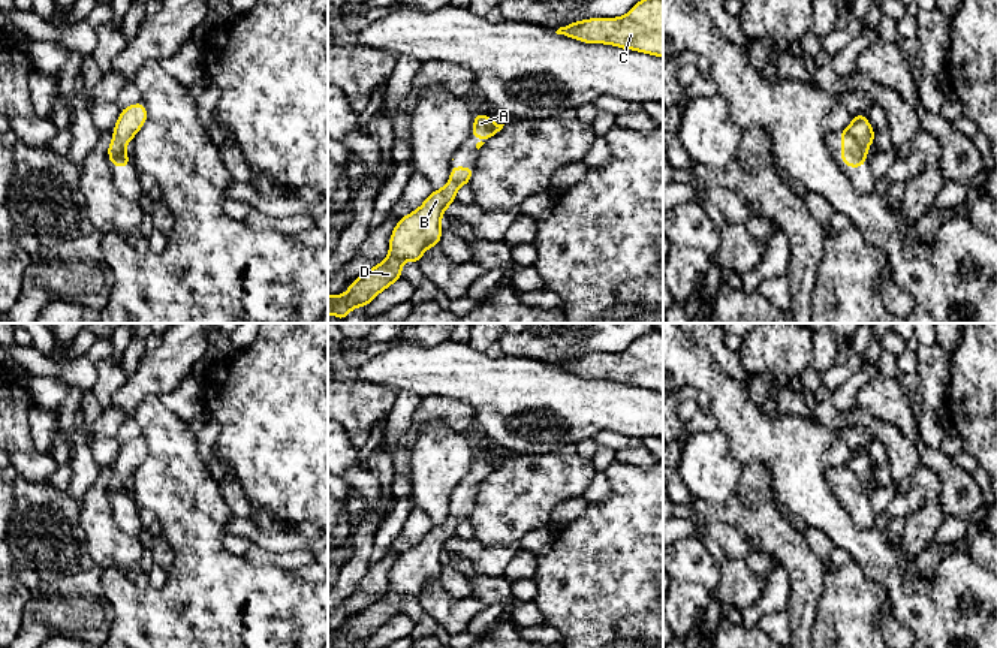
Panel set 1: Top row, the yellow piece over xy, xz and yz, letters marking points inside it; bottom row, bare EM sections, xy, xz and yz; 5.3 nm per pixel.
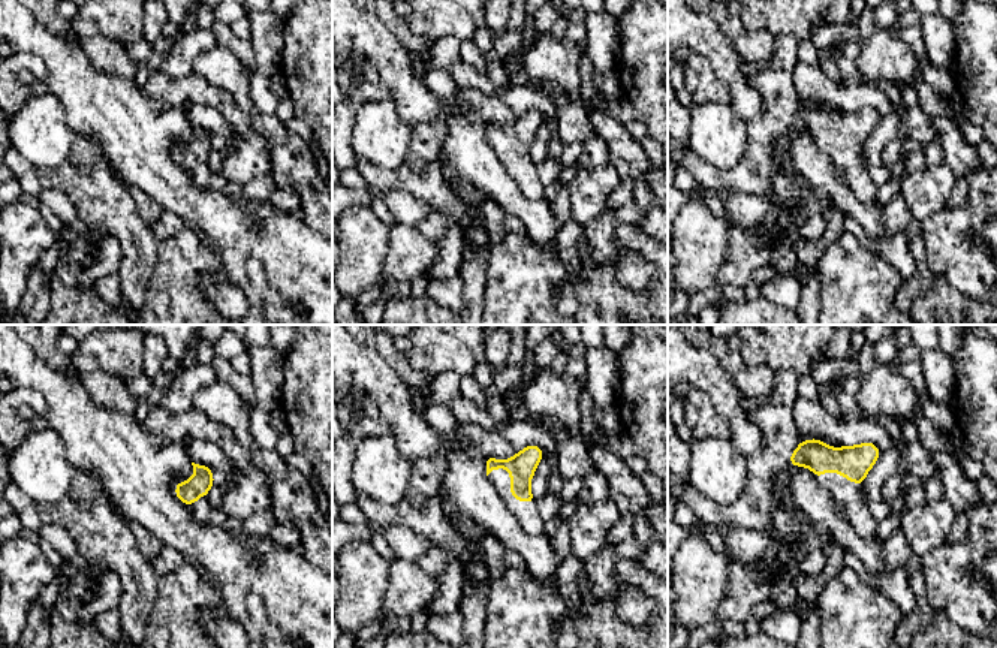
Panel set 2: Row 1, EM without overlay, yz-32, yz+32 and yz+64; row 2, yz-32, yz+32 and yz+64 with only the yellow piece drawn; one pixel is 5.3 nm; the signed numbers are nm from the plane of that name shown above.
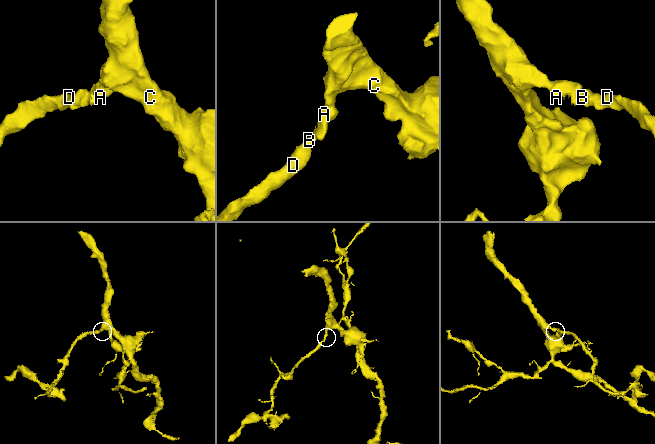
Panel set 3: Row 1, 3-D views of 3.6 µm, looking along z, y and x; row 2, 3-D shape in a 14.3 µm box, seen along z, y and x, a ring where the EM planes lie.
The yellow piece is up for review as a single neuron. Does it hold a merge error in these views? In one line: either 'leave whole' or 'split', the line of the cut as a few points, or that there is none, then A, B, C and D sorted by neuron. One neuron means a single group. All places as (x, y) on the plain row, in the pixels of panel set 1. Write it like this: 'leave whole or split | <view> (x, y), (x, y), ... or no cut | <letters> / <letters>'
leave whole | no cut | A B C D

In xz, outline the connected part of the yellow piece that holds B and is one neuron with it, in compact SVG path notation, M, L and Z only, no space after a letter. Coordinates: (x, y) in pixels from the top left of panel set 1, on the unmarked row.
M452 501L449 518L425 534L413 548L398 554L389 575L389 591L365 609L359 611L344 630L328 630L328 648L350 648L355 642L364 642L394 617L403 614L404 596L419 596L427 584L439 581L442 573L440 554L445 545L455 536L457 525L469 519L475 501Z

